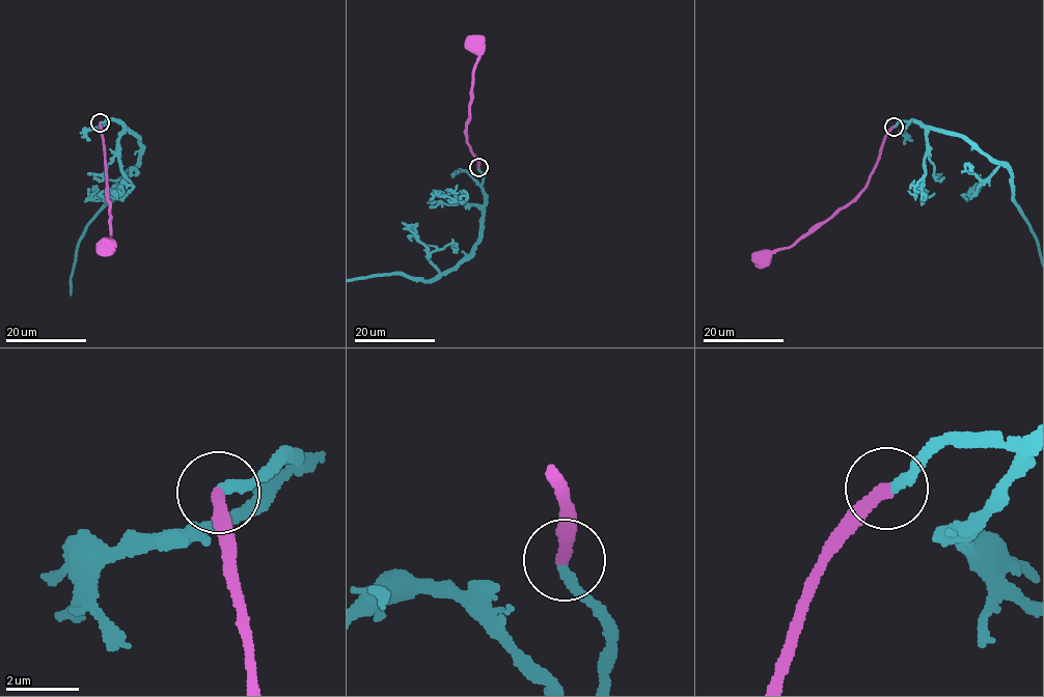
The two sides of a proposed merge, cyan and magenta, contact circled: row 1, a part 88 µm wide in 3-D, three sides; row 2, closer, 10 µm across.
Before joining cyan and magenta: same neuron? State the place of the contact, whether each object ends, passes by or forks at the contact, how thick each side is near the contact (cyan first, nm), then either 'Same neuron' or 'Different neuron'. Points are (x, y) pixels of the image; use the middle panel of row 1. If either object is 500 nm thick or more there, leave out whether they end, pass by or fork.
Place: (478, 167). At the ring cyan ends. At the ring magenta ends. Thickness 300 nm (cyan) against 360 nm. Same neuron

